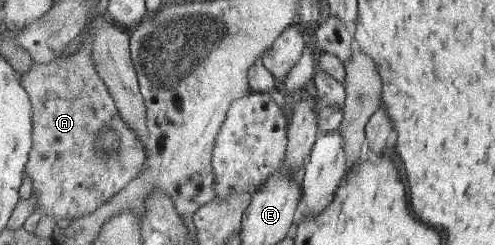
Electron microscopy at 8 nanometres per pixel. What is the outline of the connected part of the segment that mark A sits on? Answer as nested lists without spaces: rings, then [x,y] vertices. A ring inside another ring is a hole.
[[[88,38],[82,50],[78,50],[77,53],[67,57],[61,57],[55,61],[50,61],[48,64],[34,64],[30,71],[20,75],[22,86],[25,86],[26,90],[29,92],[33,104],[33,150],[30,153],[29,163],[27,164],[25,172],[34,180],[34,191],[36,192],[36,196],[38,196],[38,211],[42,216],[44,214],[52,214],[58,222],[60,222],[60,220],[66,220],[66,218],[68,218],[68,220],[81,219],[104,206],[112,197],[120,193],[128,183],[132,182],[134,178],[141,174],[142,168],[146,163],[146,158],[148,157],[144,148],[144,143],[138,139],[136,130],[122,118],[120,109],[117,107],[108,85],[97,71],[93,61],[92,46],[92,38]]]

